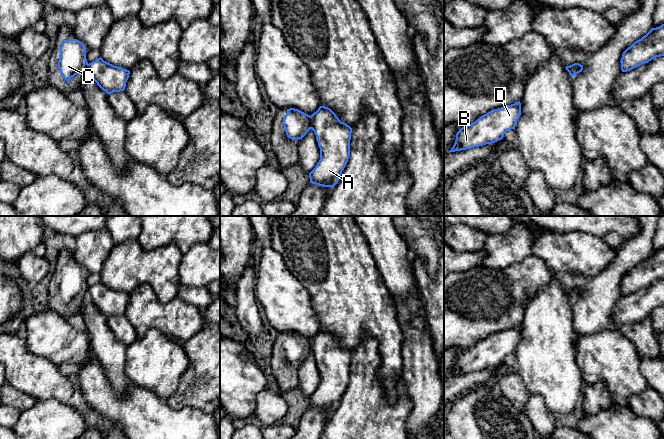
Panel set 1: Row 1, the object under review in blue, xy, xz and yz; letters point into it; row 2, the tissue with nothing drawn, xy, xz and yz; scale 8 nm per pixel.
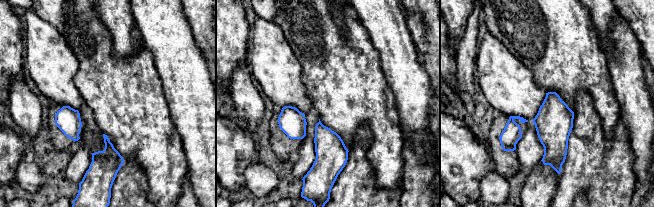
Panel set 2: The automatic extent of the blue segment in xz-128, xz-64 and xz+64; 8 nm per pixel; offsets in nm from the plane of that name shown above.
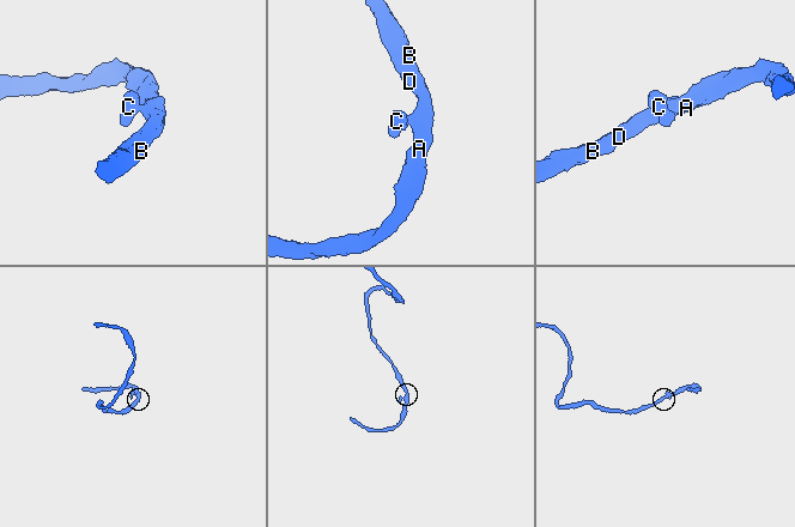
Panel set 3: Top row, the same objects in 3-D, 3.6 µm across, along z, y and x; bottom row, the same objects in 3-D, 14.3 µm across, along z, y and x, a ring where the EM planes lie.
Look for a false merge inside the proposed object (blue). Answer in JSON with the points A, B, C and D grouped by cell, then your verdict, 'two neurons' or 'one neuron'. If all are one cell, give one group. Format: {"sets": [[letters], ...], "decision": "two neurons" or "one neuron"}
{"sets": [["A", "B", "D"], ["C"]], "decision": "two neurons"}

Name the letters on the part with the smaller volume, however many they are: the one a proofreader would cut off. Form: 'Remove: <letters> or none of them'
Remove: C

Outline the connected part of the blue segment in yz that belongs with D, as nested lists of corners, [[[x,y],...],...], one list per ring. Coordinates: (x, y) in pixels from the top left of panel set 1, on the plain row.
[[[520,325],[491,334],[475,346],[461,352],[457,356],[455,367],[449,376],[492,368],[503,363],[508,354],[515,353],[520,339]]]

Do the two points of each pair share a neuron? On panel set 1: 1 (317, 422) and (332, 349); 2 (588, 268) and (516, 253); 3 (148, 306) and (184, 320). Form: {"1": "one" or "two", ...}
{"1": "two", "2": "two", "3": "one"}

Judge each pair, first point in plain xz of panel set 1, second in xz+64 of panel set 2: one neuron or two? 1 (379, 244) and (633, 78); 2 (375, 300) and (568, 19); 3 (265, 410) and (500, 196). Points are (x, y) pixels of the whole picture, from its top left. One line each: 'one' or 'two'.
1: one
2: one
3: one

